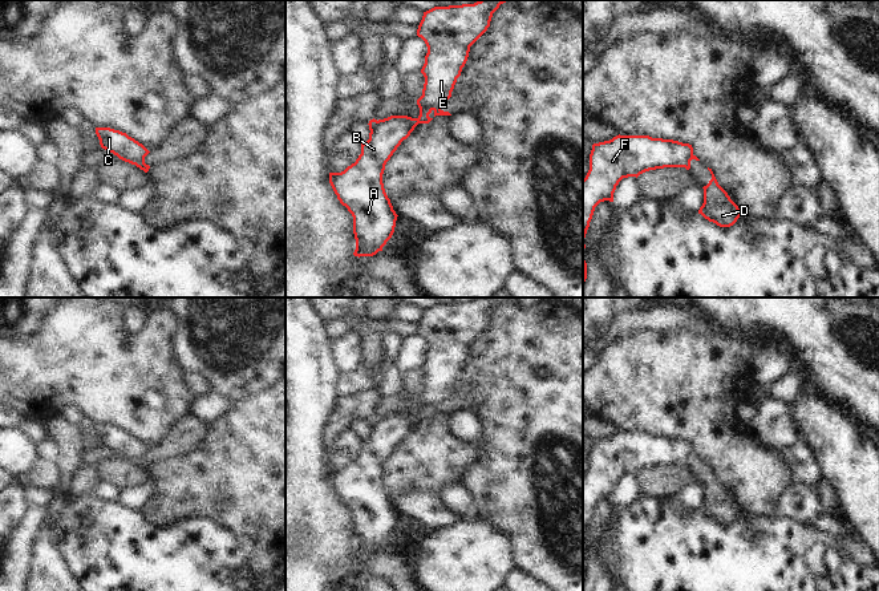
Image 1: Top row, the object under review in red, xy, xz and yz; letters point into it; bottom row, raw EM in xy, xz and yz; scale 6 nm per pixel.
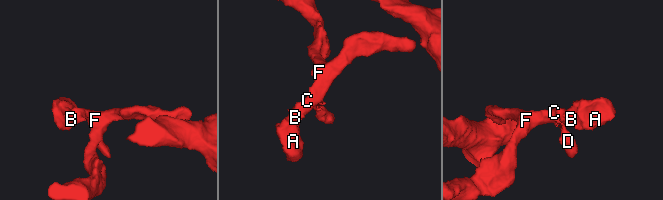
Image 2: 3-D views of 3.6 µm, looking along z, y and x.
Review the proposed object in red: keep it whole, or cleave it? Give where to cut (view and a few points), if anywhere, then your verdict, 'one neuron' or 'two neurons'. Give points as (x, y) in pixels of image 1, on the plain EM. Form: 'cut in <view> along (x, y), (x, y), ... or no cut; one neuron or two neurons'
cut in xy along (144, 453), (136, 462); two neurons

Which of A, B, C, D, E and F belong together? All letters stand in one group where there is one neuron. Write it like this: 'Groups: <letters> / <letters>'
Groups: A B C E F / D

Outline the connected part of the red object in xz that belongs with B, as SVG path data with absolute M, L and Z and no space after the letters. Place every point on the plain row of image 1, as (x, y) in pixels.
M390 413L369 418L369 437L361 452L341 470L329 470L337 497L353 514L355 554L373 554L392 535L397 511L388 495L382 471L386 460L418 422L417 416Z

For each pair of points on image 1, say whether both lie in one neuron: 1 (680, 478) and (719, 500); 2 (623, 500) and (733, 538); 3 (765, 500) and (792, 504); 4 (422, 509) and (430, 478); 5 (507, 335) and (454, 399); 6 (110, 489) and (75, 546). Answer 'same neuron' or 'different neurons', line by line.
1: different neurons
2: different neurons
3: different neurons
4: different neurons
5: different neurons
6: different neurons

